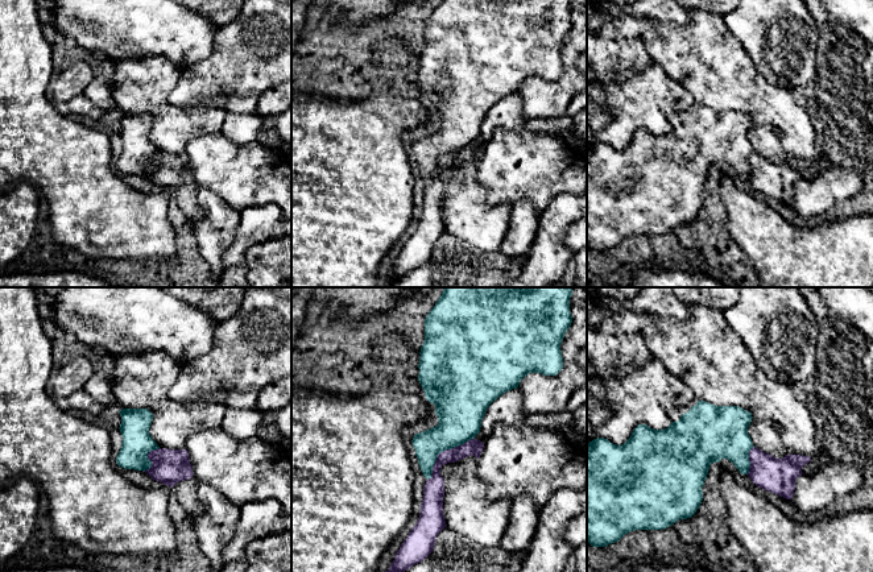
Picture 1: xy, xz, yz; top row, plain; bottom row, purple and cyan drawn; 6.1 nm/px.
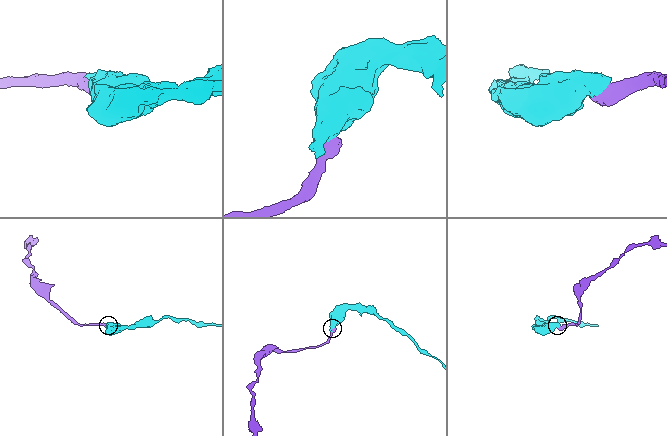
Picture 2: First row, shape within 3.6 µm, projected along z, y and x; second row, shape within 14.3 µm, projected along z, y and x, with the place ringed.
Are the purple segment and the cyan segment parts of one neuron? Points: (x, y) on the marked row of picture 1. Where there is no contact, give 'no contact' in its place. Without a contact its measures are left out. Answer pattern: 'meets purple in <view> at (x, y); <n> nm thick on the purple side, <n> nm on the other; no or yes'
meets purple in xz at (443, 451); 130 nm thick on the purple side, 280 nm on the other; no

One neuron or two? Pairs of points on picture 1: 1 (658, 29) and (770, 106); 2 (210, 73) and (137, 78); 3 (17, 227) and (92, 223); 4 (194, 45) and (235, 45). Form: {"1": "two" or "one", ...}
{"1": "one", "2": "two", "3": "two", "4": "two"}

